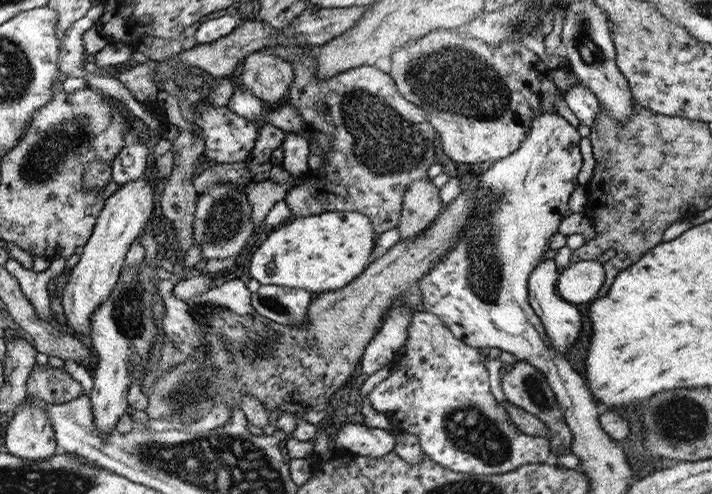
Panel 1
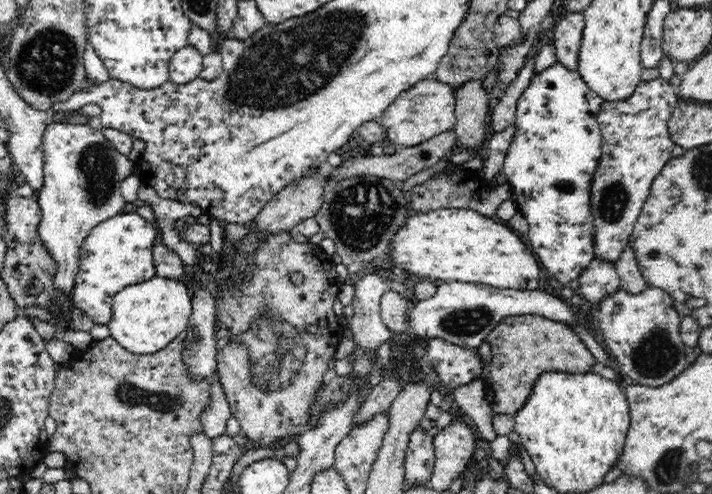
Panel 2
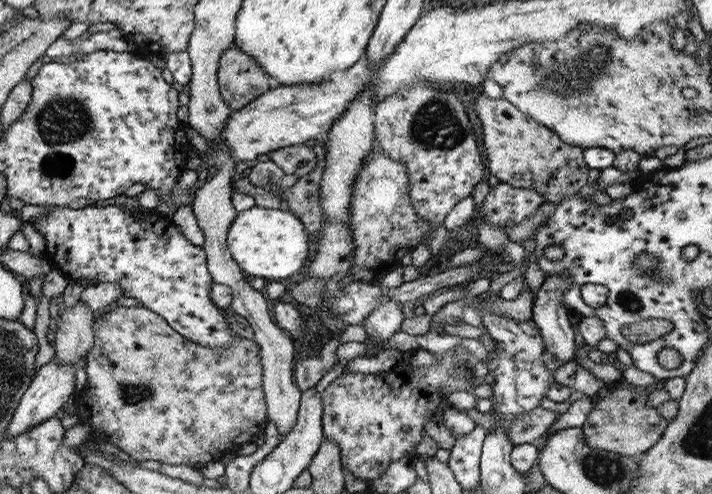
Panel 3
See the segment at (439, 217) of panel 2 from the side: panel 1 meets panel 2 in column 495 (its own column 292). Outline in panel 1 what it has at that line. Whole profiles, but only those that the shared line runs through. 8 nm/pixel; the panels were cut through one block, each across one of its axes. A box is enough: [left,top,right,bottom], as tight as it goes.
[249,212,375,293]

